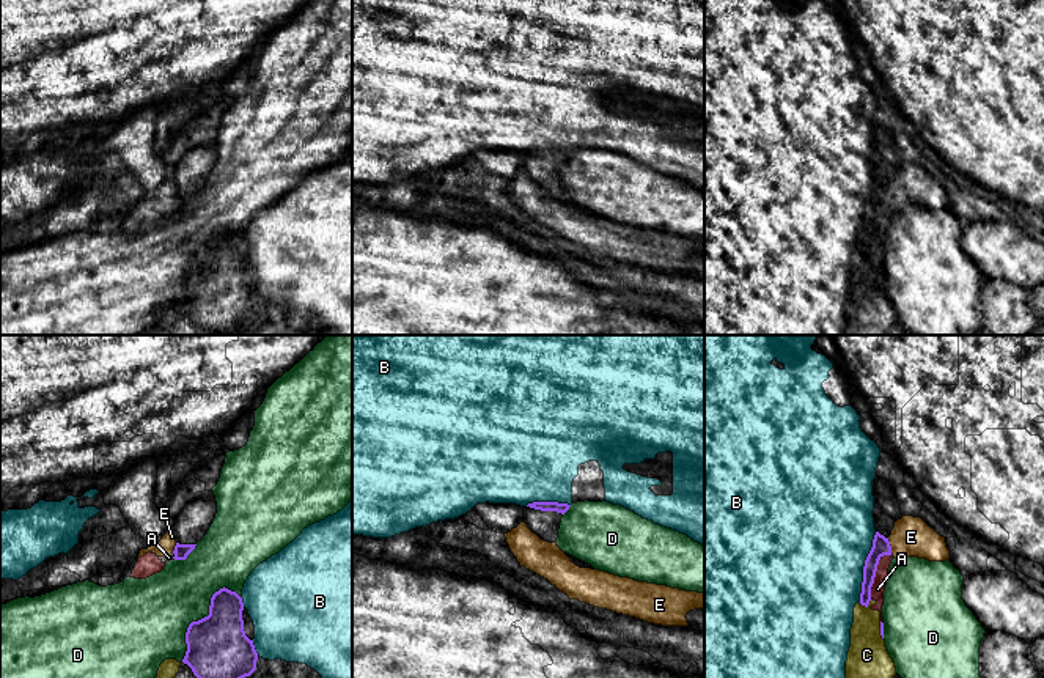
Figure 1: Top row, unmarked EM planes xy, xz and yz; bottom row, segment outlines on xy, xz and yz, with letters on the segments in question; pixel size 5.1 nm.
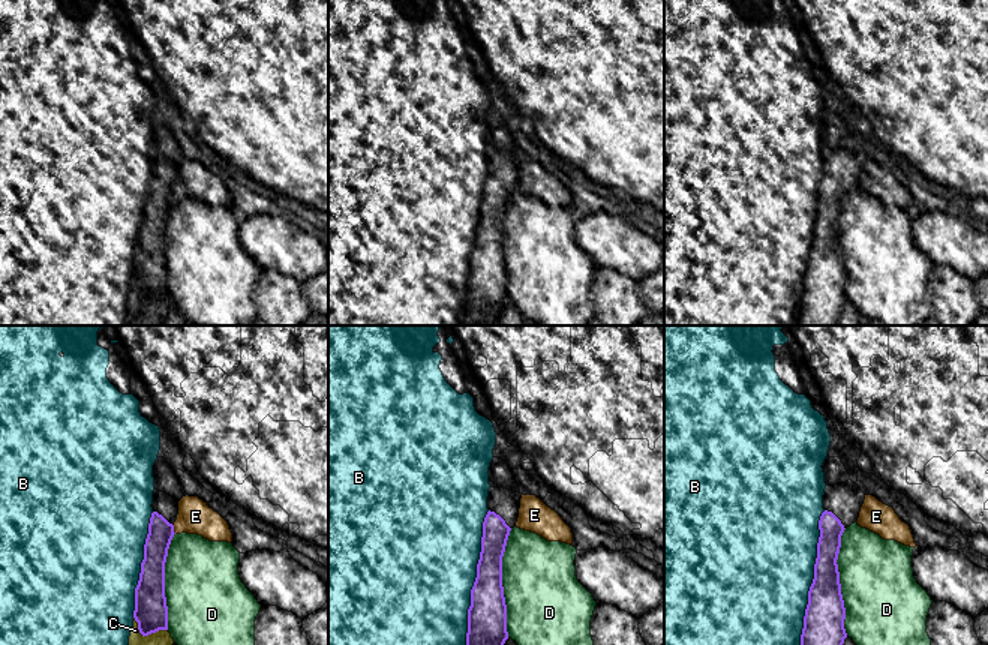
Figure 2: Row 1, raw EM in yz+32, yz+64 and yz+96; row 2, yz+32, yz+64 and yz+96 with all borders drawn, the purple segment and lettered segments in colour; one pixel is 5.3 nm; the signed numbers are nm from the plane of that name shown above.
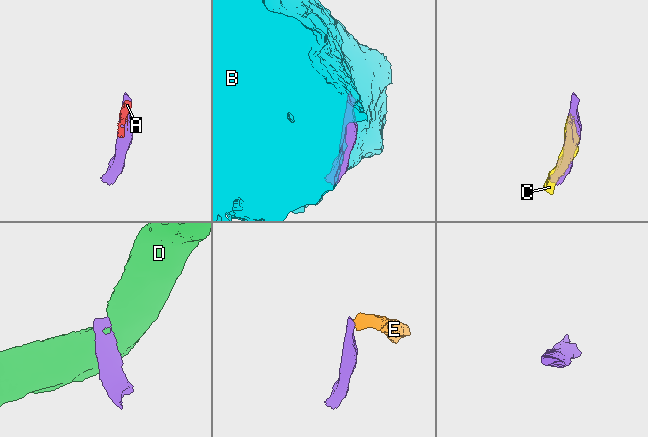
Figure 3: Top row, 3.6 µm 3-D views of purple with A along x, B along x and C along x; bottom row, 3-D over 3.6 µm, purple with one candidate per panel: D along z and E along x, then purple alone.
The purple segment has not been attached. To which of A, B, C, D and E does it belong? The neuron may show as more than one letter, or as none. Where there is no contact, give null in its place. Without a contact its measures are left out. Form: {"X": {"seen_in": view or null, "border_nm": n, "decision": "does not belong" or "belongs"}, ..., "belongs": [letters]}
{"A": {"seen_in": "yz", "border_nm": 260, "decision": "does not belong"}, "B": {"seen_in": "yz", "border_nm": 360, "decision": "does not belong"}, "C": {"seen_in": "yz", "border_nm": 70, "decision": "does not belong"}, "D": {"seen_in": "xy", "border_nm": 460, "decision": "does not belong"}, "E": {"seen_in": "yz", "border_nm": 80, "decision": "does not belong"}, "belongs": []}

